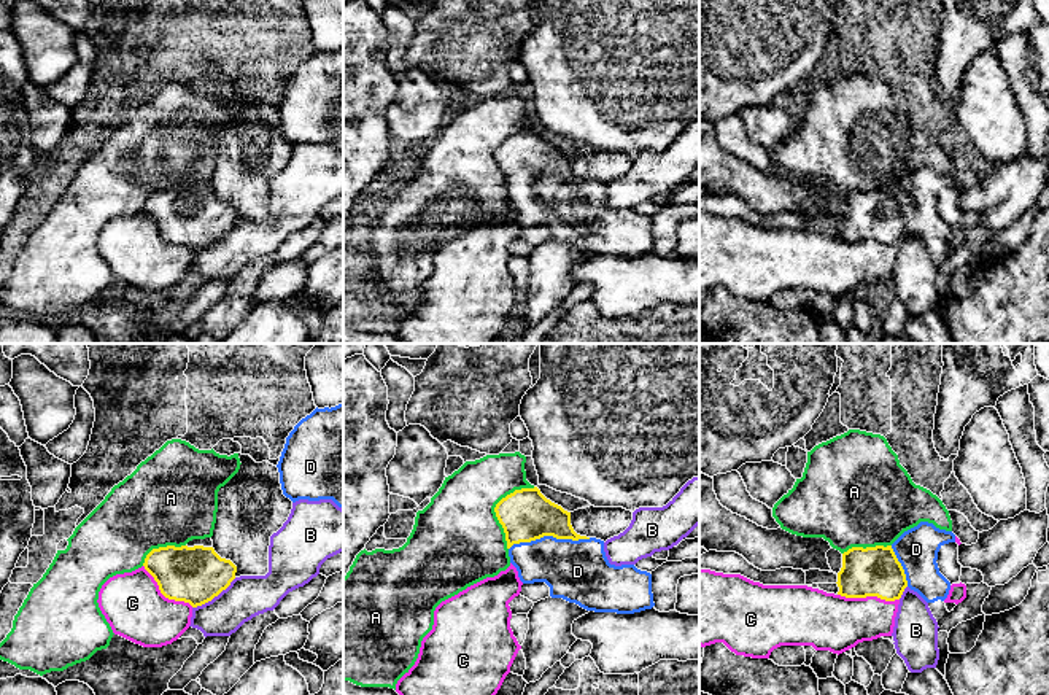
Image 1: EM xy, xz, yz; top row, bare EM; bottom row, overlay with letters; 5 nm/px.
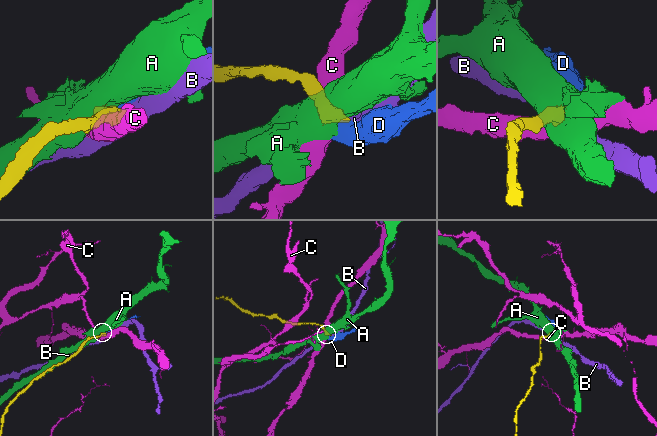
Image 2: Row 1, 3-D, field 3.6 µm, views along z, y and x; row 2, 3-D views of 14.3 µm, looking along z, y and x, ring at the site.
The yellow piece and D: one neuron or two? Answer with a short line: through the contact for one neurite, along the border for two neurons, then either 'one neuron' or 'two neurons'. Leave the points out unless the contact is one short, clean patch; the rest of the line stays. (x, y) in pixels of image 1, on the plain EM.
line xz (526, 158), (549, 178), (549, 186), (577, 215); one neuron

